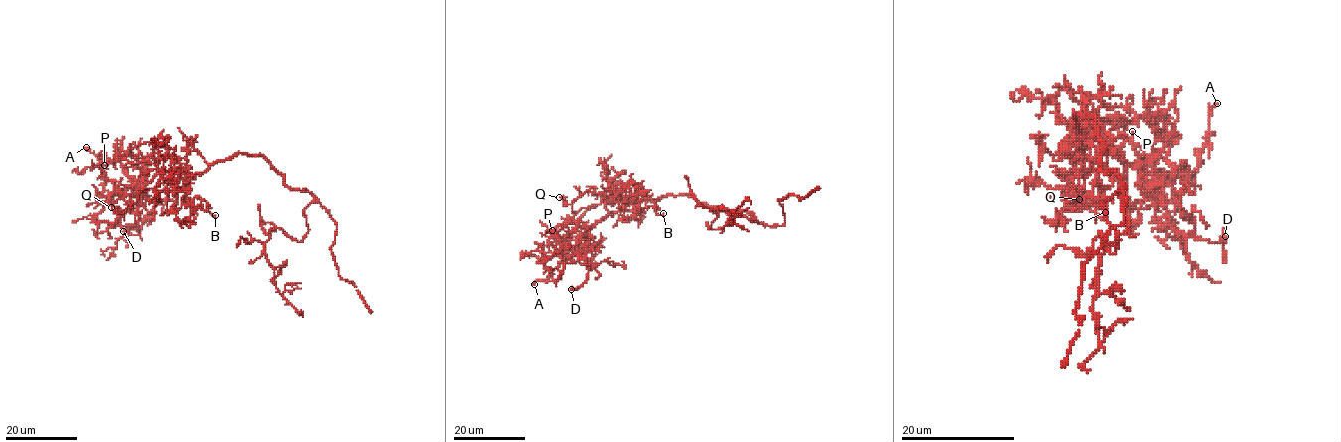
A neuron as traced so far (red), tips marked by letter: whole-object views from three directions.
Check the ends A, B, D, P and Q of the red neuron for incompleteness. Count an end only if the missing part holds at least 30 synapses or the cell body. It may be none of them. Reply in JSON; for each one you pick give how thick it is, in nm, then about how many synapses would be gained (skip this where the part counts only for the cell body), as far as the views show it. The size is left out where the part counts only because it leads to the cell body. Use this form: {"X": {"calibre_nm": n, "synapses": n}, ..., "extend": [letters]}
{"extend": []}

